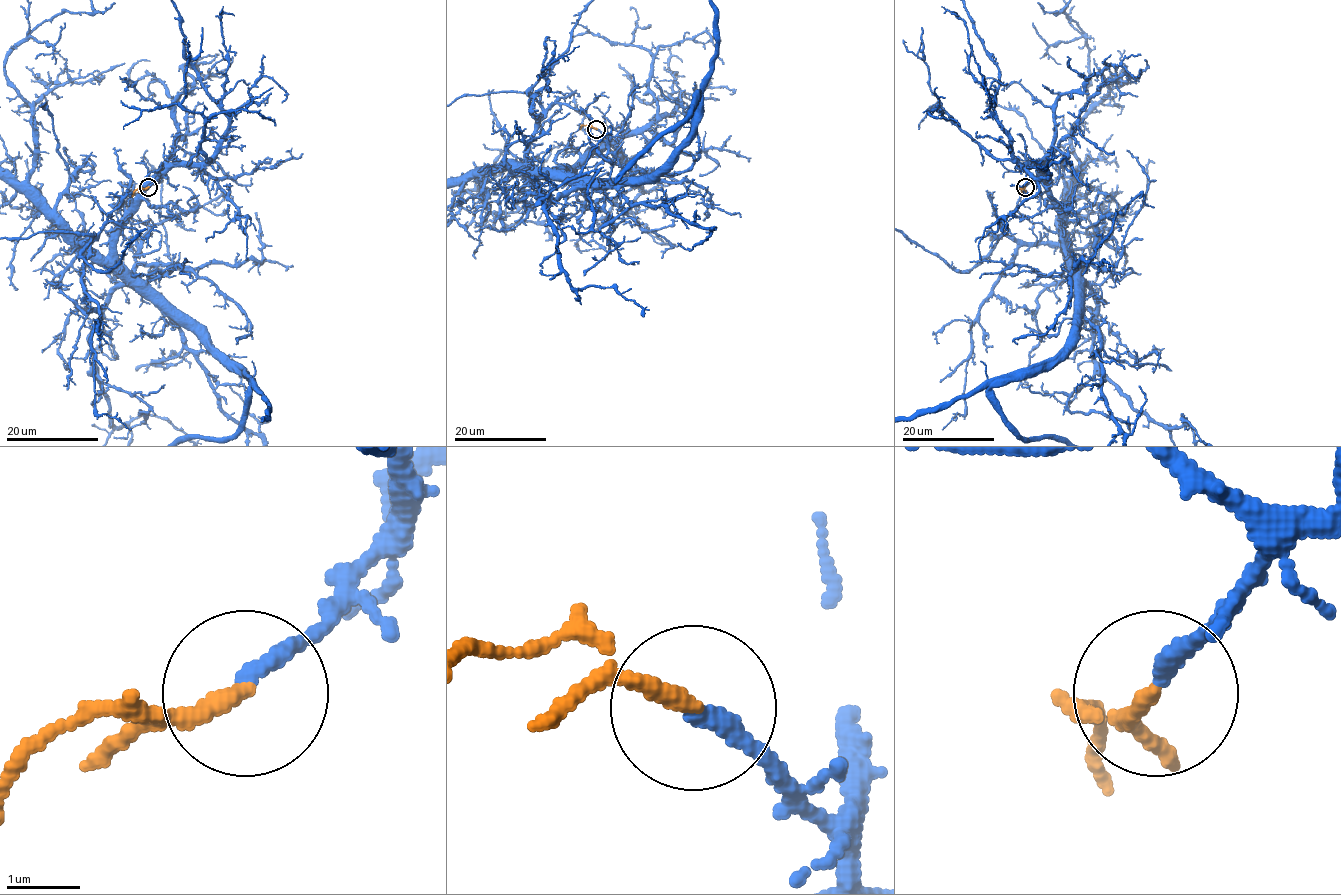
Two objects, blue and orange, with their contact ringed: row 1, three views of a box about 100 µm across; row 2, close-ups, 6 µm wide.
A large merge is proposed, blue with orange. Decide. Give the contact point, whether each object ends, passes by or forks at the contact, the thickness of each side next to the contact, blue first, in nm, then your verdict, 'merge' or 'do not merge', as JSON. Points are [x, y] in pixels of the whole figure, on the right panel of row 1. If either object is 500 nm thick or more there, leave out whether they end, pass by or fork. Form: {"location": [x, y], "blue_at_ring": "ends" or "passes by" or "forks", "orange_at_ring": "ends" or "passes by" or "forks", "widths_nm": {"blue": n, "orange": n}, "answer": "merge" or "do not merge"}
{"location": [1025, 187], "blue_at_ring": "ends", "orange_at_ring": "ends", "widths_nm": {"blue": 240, "orange": 240}, "answer": "merge"}

